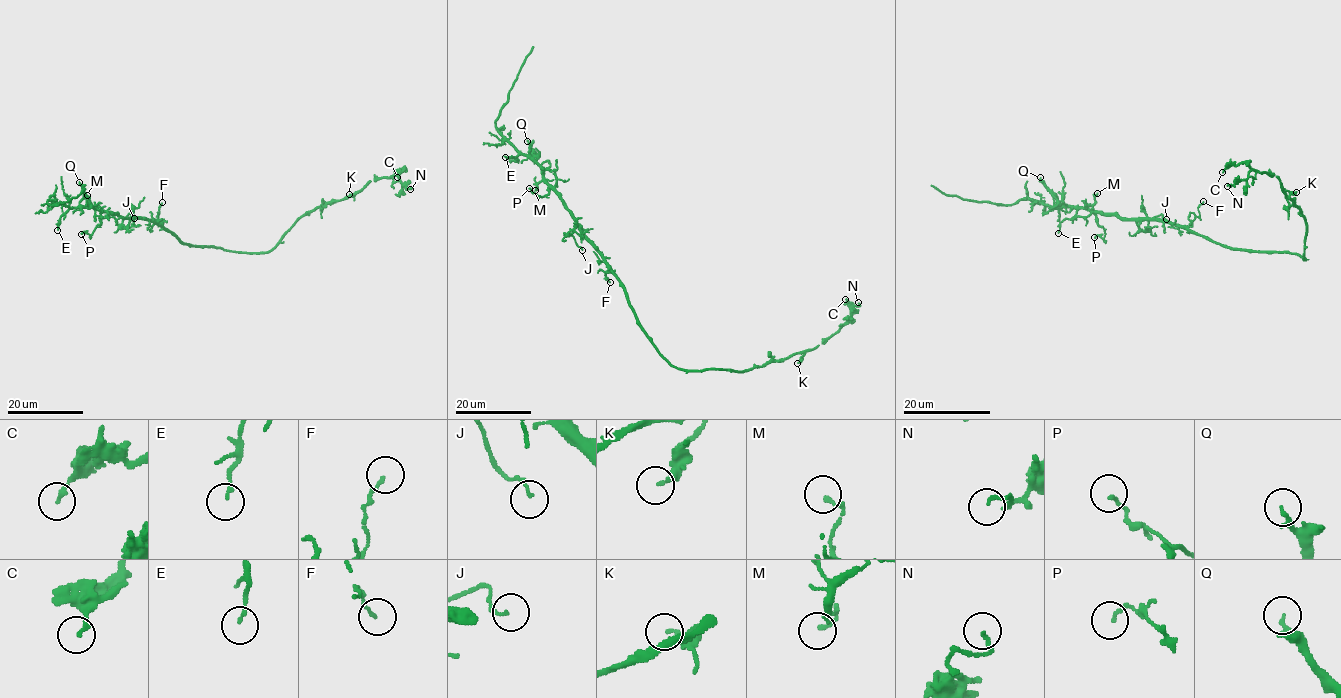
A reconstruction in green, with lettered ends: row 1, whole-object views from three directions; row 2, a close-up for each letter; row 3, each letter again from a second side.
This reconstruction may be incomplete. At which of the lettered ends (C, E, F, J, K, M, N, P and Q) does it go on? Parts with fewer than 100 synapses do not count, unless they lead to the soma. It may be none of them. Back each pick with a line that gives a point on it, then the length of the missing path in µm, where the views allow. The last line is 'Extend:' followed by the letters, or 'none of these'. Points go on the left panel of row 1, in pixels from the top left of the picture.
Extend: none of these

